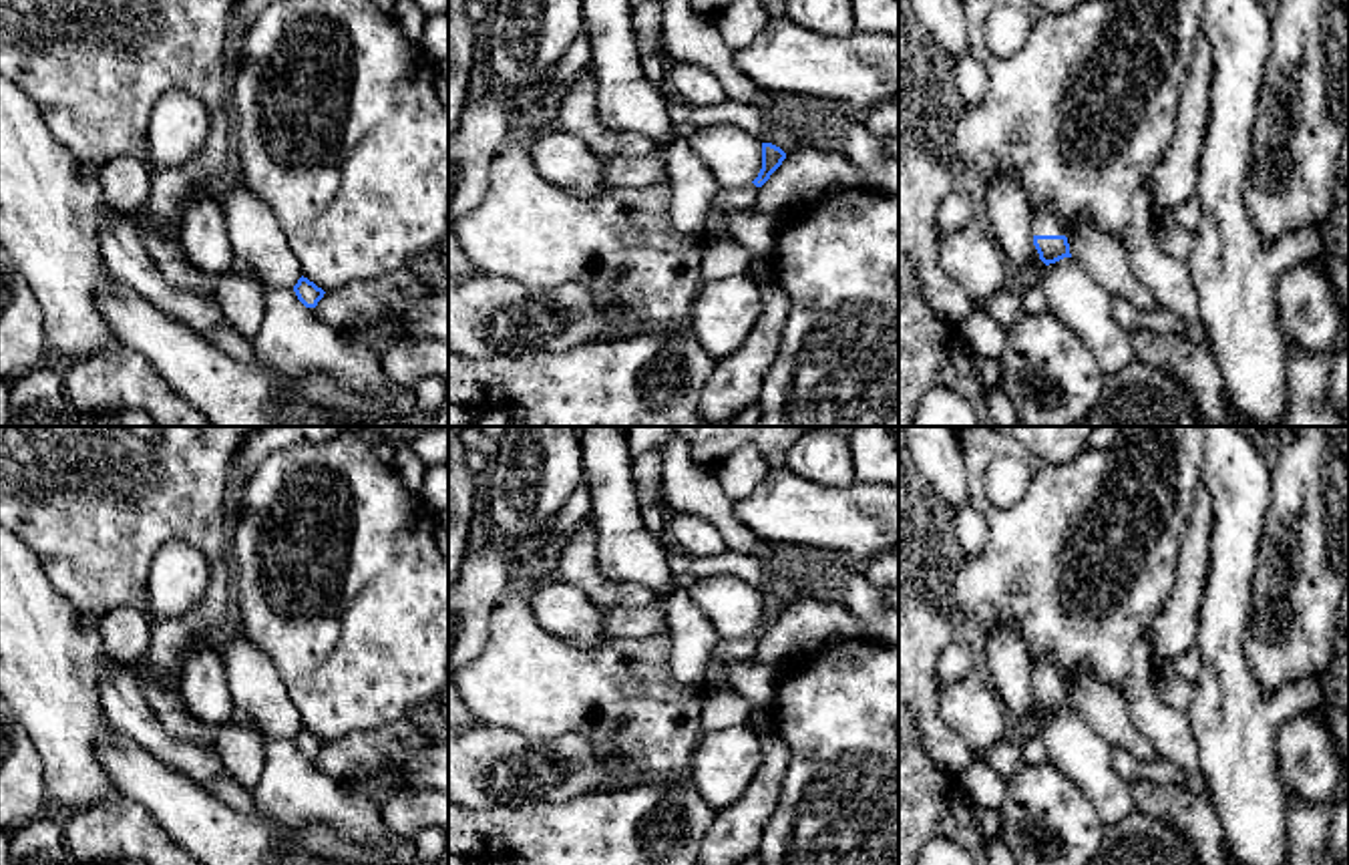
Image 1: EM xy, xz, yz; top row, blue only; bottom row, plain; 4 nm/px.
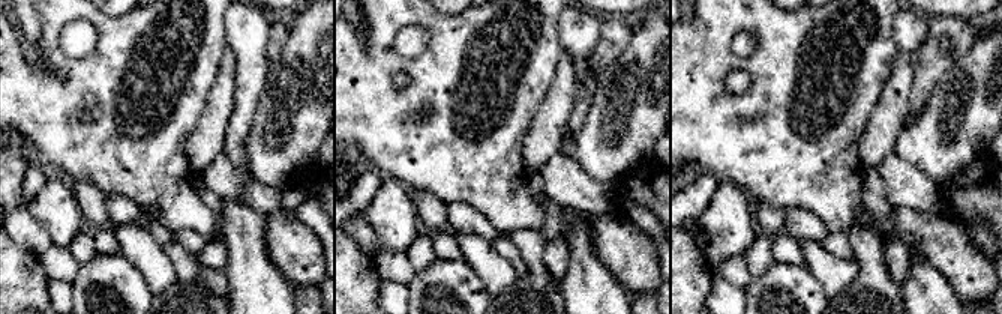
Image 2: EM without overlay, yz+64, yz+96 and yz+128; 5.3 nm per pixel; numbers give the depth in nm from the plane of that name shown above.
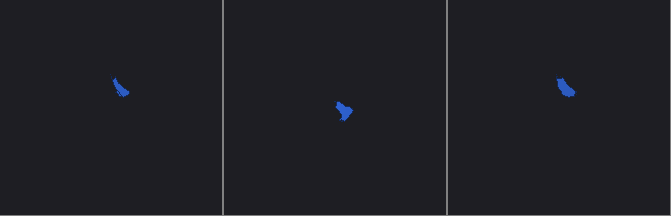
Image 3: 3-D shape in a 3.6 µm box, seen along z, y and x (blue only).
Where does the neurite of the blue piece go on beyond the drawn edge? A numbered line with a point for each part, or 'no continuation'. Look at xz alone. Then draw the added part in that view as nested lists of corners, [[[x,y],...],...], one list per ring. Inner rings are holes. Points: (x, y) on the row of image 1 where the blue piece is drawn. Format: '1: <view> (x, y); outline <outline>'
1: xz (726, 200); outline [[[752,181],[744,185],[742,189],[720,189],[716,197],[712,199],[712,207],[708,211],[708,221],[706,221],[706,237],[722,237],[728,235],[724,225],[720,223],[720,215],[724,211],[748,211],[754,205],[754,199],[758,195],[760,187],[756,187]]]

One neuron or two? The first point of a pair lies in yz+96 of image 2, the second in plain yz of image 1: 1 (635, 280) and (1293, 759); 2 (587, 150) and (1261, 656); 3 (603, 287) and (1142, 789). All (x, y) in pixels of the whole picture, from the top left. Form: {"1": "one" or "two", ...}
{"1": "one", "2": "one", "3": "two"}

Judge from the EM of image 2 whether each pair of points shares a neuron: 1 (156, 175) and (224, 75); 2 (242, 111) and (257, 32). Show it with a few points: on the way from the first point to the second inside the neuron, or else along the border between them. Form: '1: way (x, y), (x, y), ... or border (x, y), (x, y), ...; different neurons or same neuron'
1: border (219, 66), (206, 107), (192, 131); different neurons
2: way (248, 92), (251, 51); same neuron

